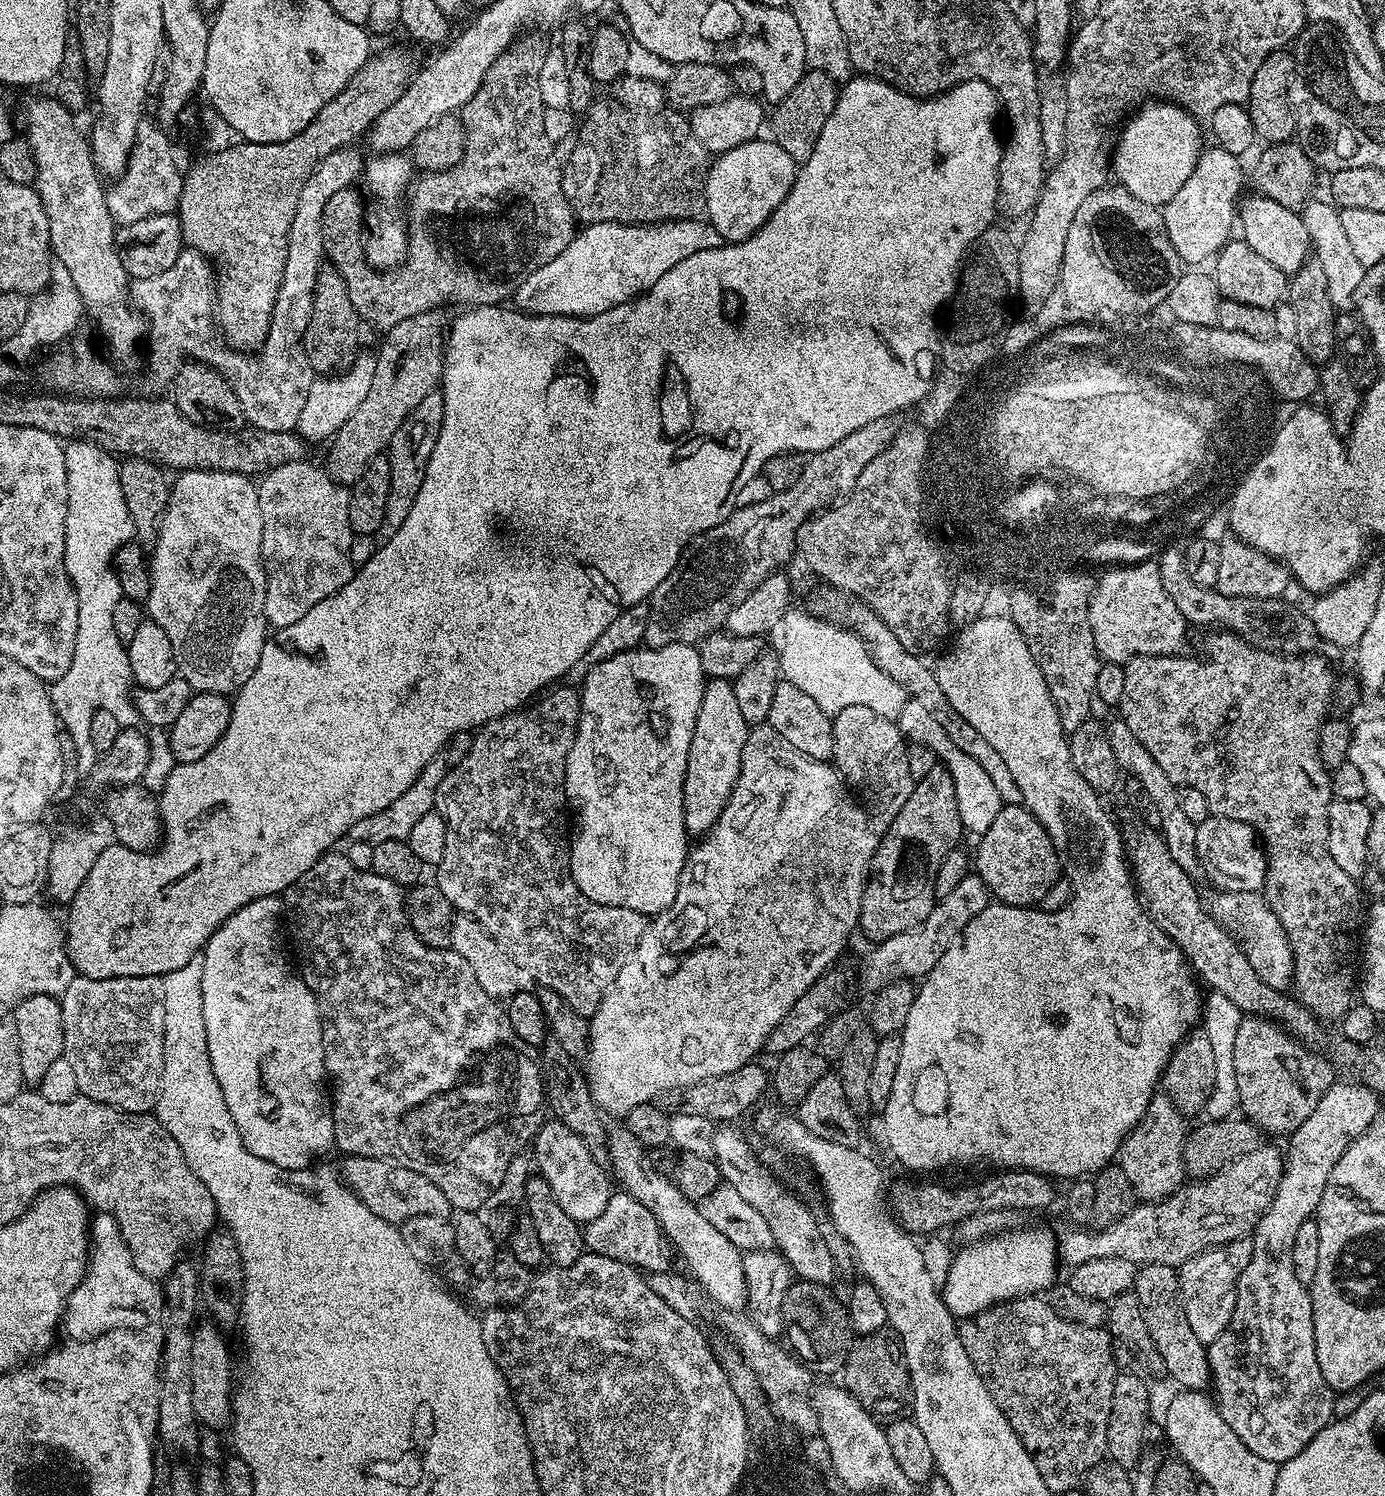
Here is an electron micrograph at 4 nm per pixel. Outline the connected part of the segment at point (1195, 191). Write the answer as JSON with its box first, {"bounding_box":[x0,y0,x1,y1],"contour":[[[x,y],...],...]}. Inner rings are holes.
{"bounding_box":[1161,146,1242,266],"contour":[[[1210,146],[1203,149],[1199,160],[1190,177],[1187,178],[1185,185],[1170,198],[1170,202],[1164,204],[1161,209],[1164,229],[1167,230],[1167,237],[1170,238],[1171,245],[1175,252],[1179,254],[1181,261],[1188,266],[1200,266],[1208,259],[1213,259],[1217,252],[1226,245],[1231,237],[1231,230],[1236,222],[1236,211],[1238,208],[1239,196],[1241,195],[1240,186],[1242,184],[1241,161],[1230,154],[1229,151]]]}

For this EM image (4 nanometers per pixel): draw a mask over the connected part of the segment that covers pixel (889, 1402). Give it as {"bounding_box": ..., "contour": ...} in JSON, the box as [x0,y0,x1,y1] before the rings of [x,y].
{"bounding_box":[842,1331,912,1418],"contour":[[[887,1331],[853,1339],[842,1371],[842,1384],[865,1410],[877,1418],[896,1418],[909,1407],[912,1379],[904,1361],[904,1349],[895,1335]]]}

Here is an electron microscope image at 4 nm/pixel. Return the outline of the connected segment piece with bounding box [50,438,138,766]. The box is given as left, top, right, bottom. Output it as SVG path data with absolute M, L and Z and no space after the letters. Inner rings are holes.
M88 438L65 443L64 457L68 487L64 561L78 598L78 638L70 670L51 685L50 695L57 721L74 738L81 765L88 766L94 760L90 718L99 708L110 710L121 728L135 728L138 724L136 707L132 705L134 681L128 650L114 634L114 606L122 599L114 557L123 544L133 539L134 529L122 494L117 457Z

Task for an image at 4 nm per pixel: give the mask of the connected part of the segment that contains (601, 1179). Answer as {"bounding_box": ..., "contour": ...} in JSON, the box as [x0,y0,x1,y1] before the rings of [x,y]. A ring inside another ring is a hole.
{"bounding_box":[535,1118,614,1226],"contour":[[[555,1118],[549,1121],[549,1124],[548,1121],[541,1123],[540,1131],[536,1134],[535,1167],[539,1175],[550,1182],[550,1190],[558,1206],[562,1206],[562,1210],[566,1210],[566,1214],[570,1214],[570,1218],[574,1218],[581,1226],[589,1224],[591,1220],[598,1218],[598,1214],[602,1214],[602,1210],[606,1210],[606,1202],[610,1202],[614,1191],[613,1181],[605,1165],[594,1162],[586,1142],[582,1142],[582,1138],[578,1138],[578,1134],[570,1130],[570,1126]]]}

